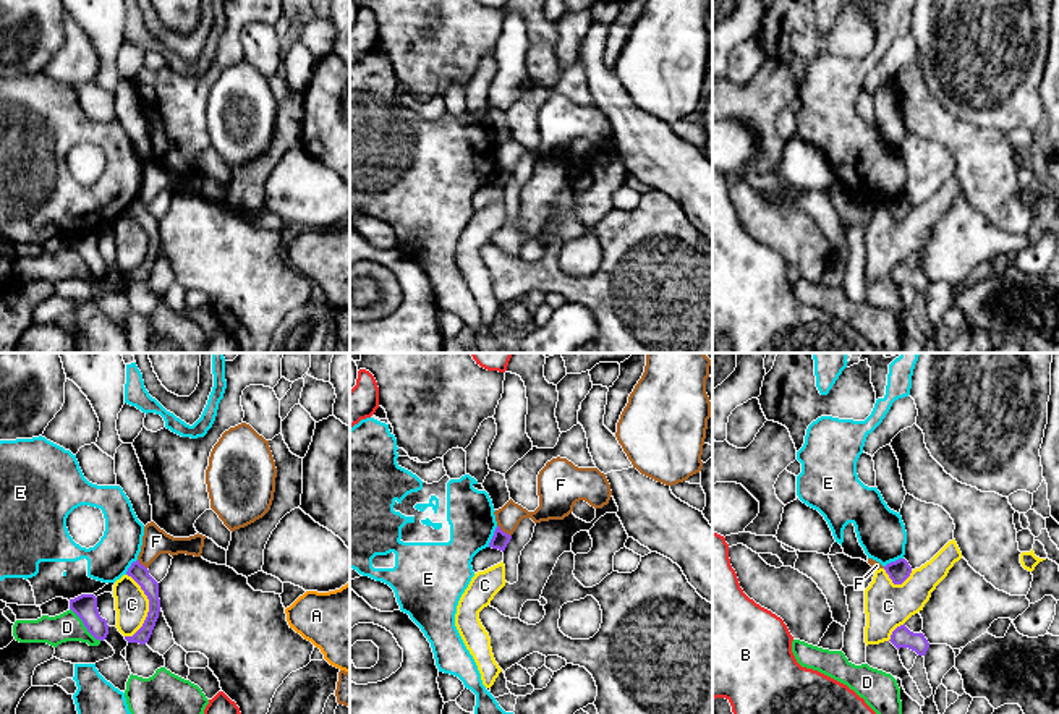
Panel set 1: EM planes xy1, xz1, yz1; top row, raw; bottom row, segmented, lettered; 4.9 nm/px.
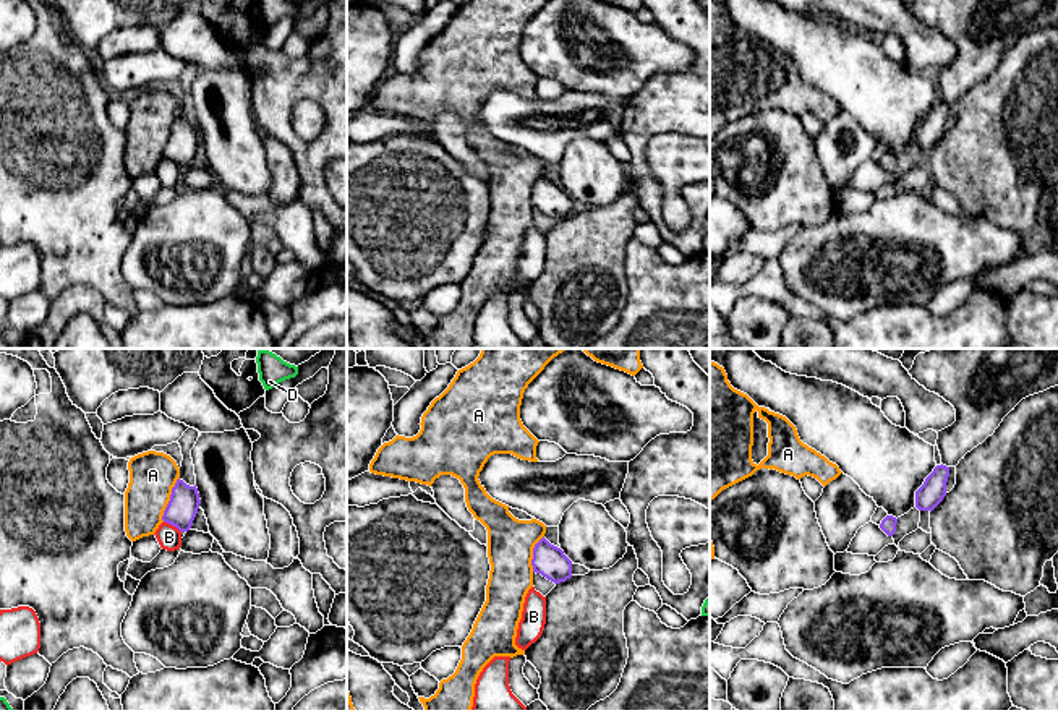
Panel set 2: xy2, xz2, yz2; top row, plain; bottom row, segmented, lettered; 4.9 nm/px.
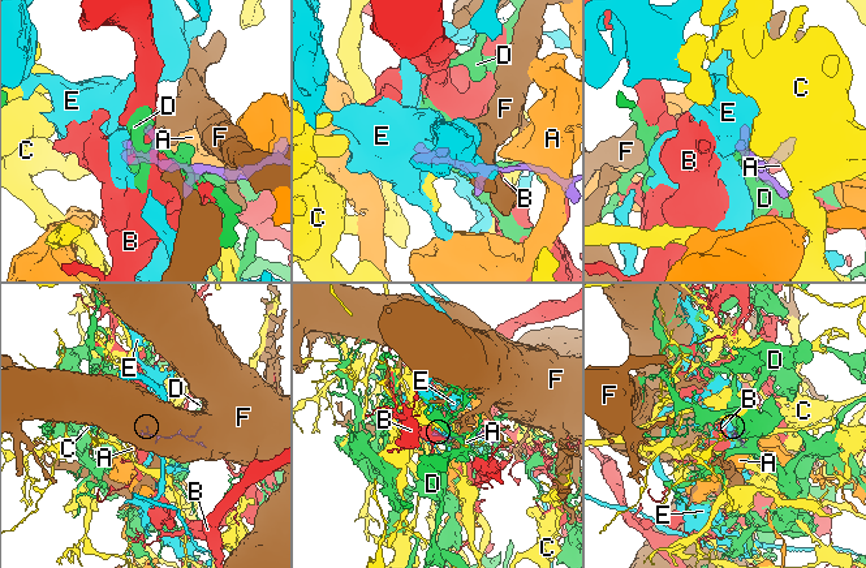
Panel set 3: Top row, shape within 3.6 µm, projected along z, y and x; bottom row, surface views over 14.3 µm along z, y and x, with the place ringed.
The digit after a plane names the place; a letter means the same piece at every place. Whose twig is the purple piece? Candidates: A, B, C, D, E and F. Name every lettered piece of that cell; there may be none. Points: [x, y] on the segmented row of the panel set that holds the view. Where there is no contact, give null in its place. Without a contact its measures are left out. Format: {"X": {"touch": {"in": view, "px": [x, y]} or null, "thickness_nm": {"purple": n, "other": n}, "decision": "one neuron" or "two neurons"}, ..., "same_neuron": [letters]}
{"A": {"touch": {"in": "xy2", "px": [170, 500]}, "thickness_nm": {"purple": 150, "other": 240}, "decision": "two neurons"}, "B": {"touch": {"in": "xy2", "px": [172, 524]}, "thickness_nm": {"purple": 150, "other": 120}, "decision": "two neurons"}, "C": {"touch": {"in": "xy1", "px": [149, 606]}, "thickness_nm": {"purple": 90, "other": 170}, "decision": "two neurons"}, "D": {"touch": {"in": "xy1", "px": [85, 625]}, "thickness_nm": {"purple": 120, "other": 140}, "decision": "two neurons"}, "E": {"touch": {"in": "xz1", "px": [493, 536]}, "thickness_nm": {"purple": 80, "other": 240}, "decision": "two neurons"}, "F": {"touch": {"in": "xz1", "px": [502, 531]}, "thickness_nm": {"purple": 80, "other": 120}, "decision": "two neurons"}, "same_neuron": []}

